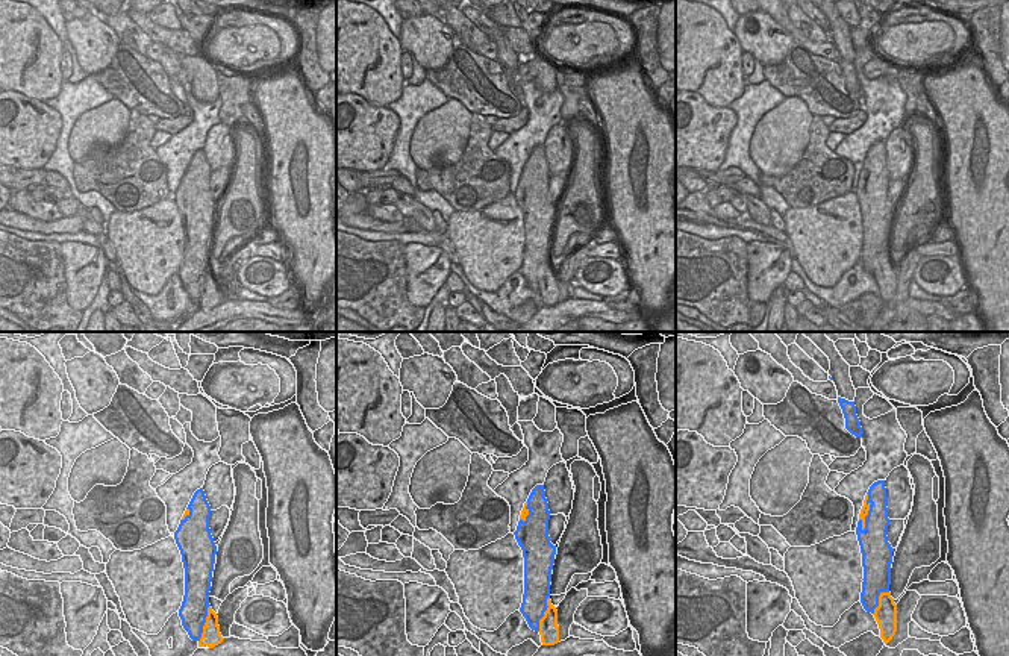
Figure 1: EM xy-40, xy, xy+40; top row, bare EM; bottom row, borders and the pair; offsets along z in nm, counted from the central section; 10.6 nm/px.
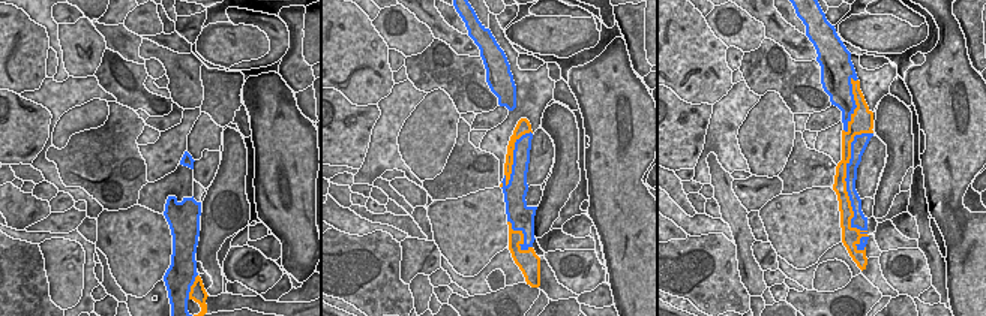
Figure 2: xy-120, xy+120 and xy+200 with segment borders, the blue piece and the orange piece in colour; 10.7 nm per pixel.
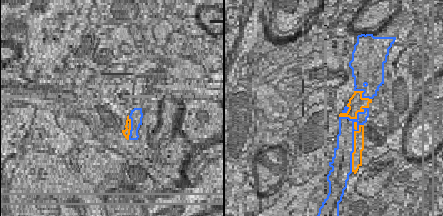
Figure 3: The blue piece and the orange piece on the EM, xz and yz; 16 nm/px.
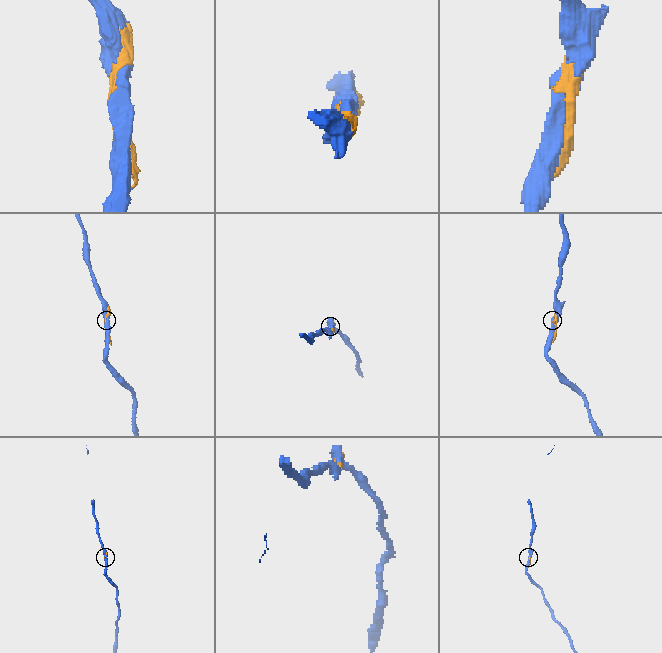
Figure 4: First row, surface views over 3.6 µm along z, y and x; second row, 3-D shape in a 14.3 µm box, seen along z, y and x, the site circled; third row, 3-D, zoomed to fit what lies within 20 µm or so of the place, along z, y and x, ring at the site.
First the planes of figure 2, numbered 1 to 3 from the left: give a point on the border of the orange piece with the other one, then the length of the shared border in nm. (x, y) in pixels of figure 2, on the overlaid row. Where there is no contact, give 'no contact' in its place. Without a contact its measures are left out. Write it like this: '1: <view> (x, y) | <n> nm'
1: xy-120 (191, 285) | 280 nm
2: xy+120 (514, 158) | 700 nm
3: xy+200 (847, 186) | 1300 nm

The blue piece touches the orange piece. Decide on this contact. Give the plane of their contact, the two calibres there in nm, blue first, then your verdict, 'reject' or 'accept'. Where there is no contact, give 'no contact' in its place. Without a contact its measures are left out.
contact in xy+40; calibres 260 and 90 nm; reject

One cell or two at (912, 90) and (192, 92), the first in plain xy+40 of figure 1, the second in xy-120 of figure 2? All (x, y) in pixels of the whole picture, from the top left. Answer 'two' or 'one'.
two

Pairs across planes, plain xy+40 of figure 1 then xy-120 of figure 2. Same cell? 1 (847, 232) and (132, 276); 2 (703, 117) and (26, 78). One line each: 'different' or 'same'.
1: same
2: different

